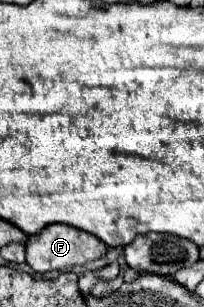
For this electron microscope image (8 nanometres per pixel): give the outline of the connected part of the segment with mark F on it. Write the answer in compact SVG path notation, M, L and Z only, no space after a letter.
M50 224L42 232L28 236L26 240L26 264L36 272L84 266L86 262L96 260L104 254L106 254L106 244L102 244L96 236L76 230L72 226L66 226L66 224Z

